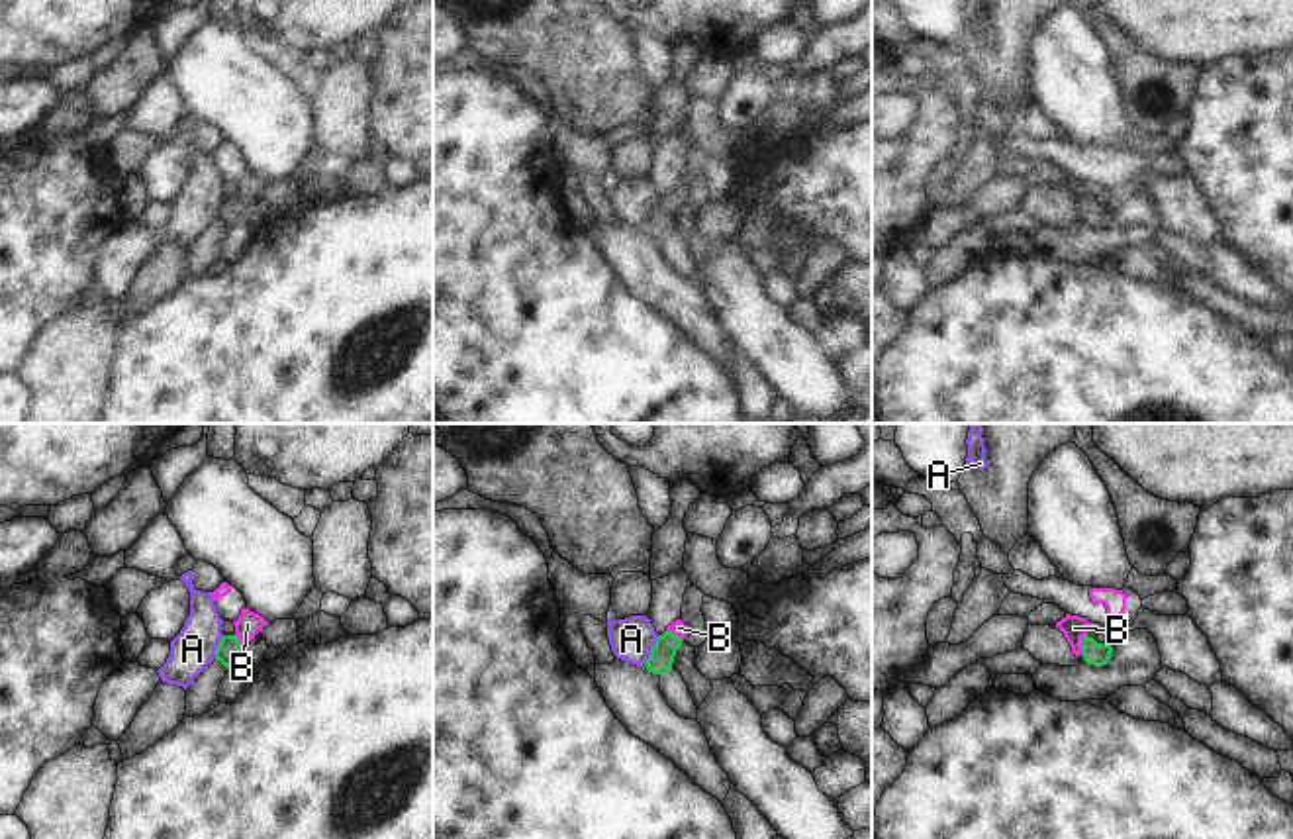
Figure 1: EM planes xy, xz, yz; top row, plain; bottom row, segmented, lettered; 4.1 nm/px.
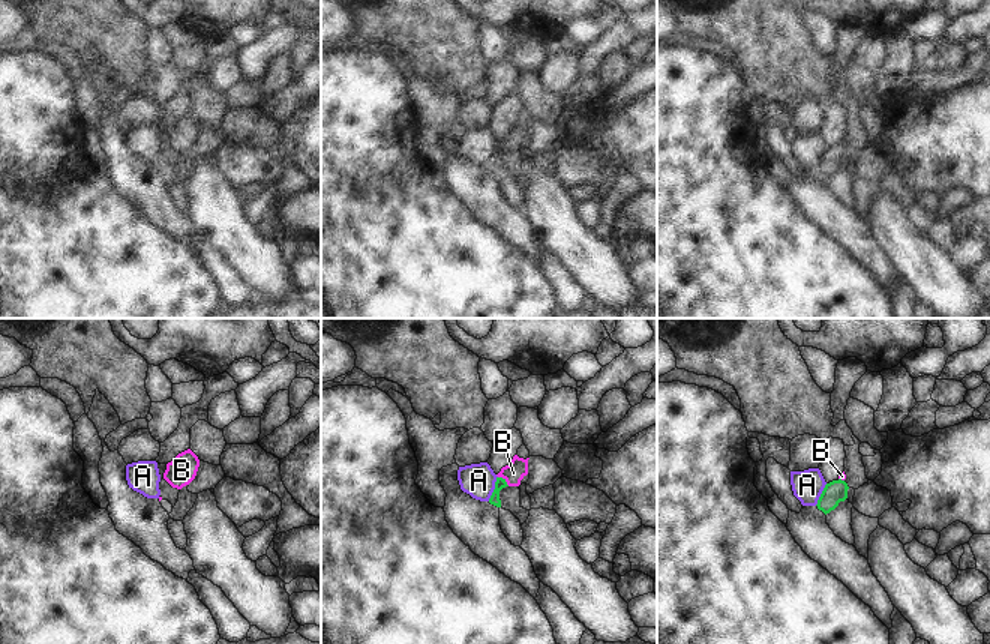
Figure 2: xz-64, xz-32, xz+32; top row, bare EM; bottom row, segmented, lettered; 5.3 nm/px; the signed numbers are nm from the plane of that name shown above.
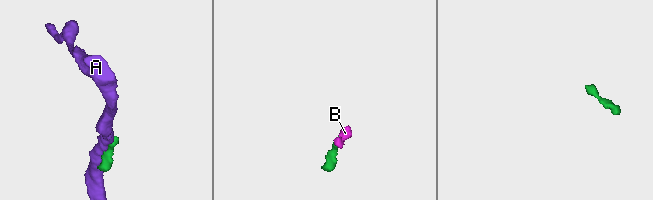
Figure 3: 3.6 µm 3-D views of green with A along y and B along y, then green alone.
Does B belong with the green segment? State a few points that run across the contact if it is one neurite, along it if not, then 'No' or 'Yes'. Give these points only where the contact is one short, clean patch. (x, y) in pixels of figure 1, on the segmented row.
Line: yz (1094, 653), (1082, 643), (1074, 628). Yes

